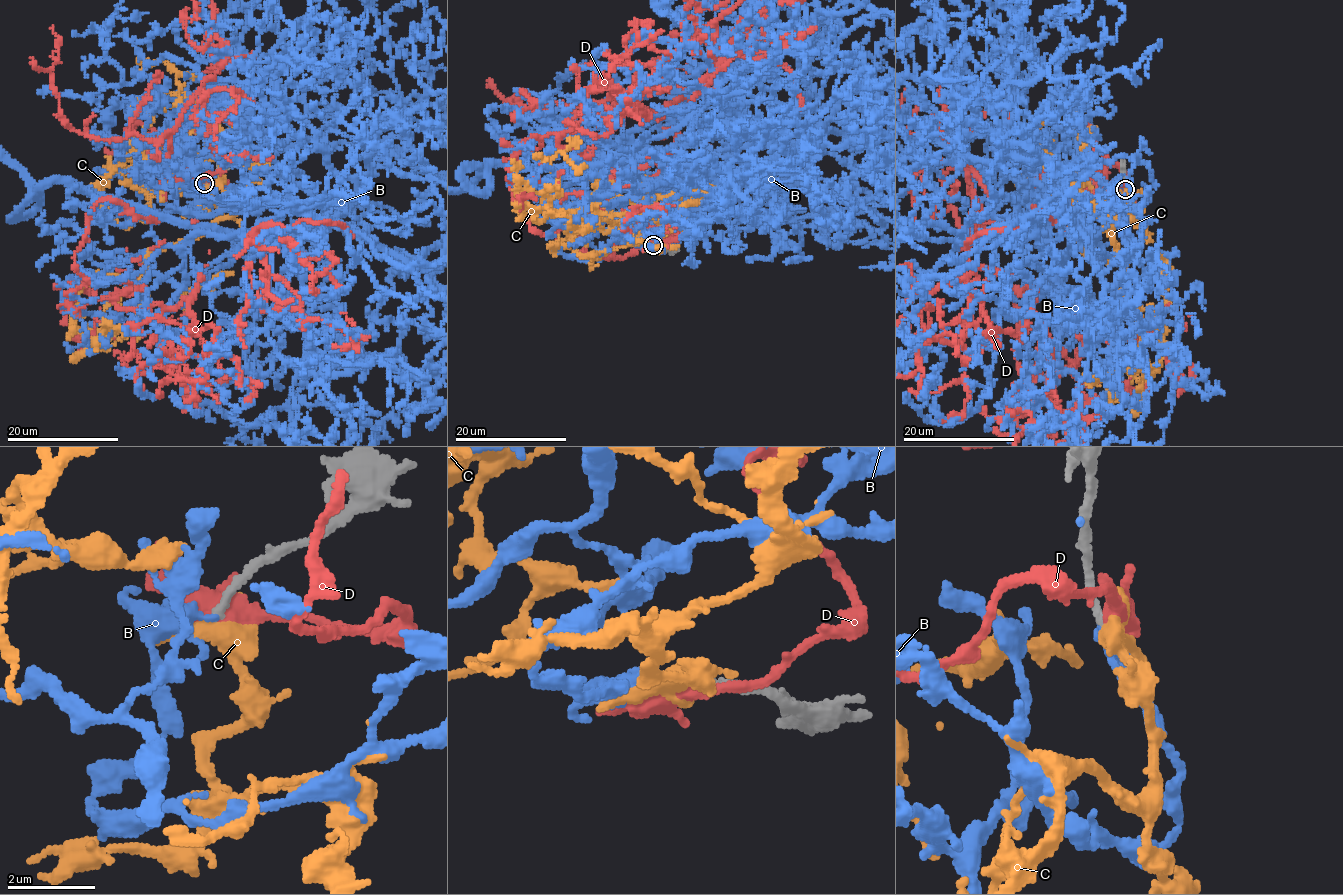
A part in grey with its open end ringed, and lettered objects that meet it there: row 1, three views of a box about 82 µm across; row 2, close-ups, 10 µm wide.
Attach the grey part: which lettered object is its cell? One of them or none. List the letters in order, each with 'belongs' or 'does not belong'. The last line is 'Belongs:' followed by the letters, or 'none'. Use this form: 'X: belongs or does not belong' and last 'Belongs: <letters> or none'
B: does not belong
C: belongs
D: does not belong
Belongs: C

